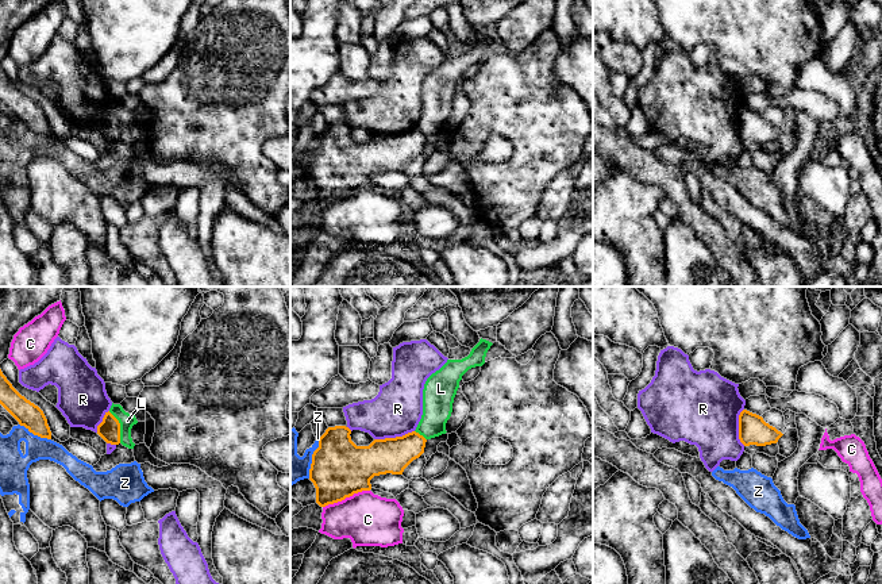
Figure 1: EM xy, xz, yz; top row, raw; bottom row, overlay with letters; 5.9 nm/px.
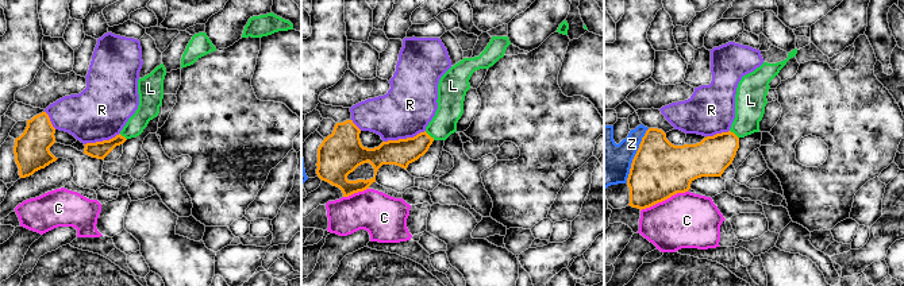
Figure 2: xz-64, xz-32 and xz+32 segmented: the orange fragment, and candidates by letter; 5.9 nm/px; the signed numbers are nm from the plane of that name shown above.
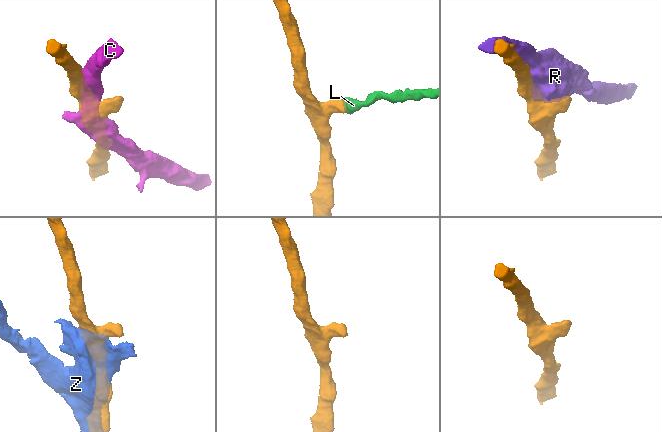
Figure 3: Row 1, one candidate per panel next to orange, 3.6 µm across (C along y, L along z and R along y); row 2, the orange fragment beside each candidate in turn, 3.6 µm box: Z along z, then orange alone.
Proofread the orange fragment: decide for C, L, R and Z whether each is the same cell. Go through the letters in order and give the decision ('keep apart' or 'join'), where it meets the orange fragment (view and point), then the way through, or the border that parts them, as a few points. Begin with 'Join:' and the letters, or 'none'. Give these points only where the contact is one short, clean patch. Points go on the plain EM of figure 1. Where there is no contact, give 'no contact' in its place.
Join: none
C: keep apart; contact xz (346, 193)
L: keep apart; contact xy (119, 125); border xy (108, 108), (119, 120), (120, 139)
R: keep apart; contact xz (393, 135)
Z: keep apart; contact xz (312, 156)

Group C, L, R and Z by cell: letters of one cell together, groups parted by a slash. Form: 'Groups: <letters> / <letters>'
Groups: C / L / R / Z

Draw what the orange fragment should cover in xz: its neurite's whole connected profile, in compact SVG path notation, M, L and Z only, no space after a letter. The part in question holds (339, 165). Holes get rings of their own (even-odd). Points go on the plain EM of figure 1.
M346 123L328 124L319 135L319 145L312 151L309 177L316 185L320 204L334 201L362 188L370 188L370 177L380 172L403 172L404 166L424 150L427 137L416 128L403 134L374 137L369 143L357 143Z

